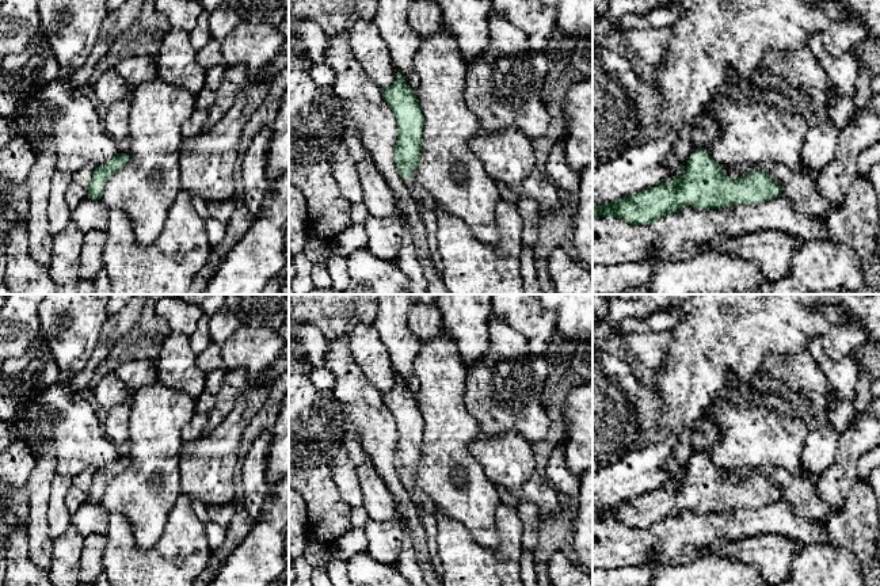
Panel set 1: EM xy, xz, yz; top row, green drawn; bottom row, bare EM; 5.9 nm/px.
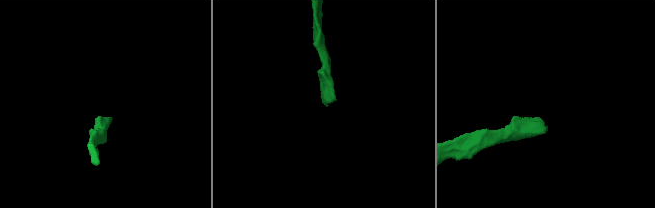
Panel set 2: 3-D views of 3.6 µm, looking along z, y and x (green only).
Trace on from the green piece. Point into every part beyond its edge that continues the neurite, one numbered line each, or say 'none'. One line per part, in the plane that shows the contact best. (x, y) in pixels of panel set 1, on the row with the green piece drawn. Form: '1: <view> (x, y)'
1: xz (426, 202)

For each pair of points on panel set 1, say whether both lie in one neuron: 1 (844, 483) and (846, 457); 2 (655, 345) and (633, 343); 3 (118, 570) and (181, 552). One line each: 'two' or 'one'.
1: one
2: one
3: one

